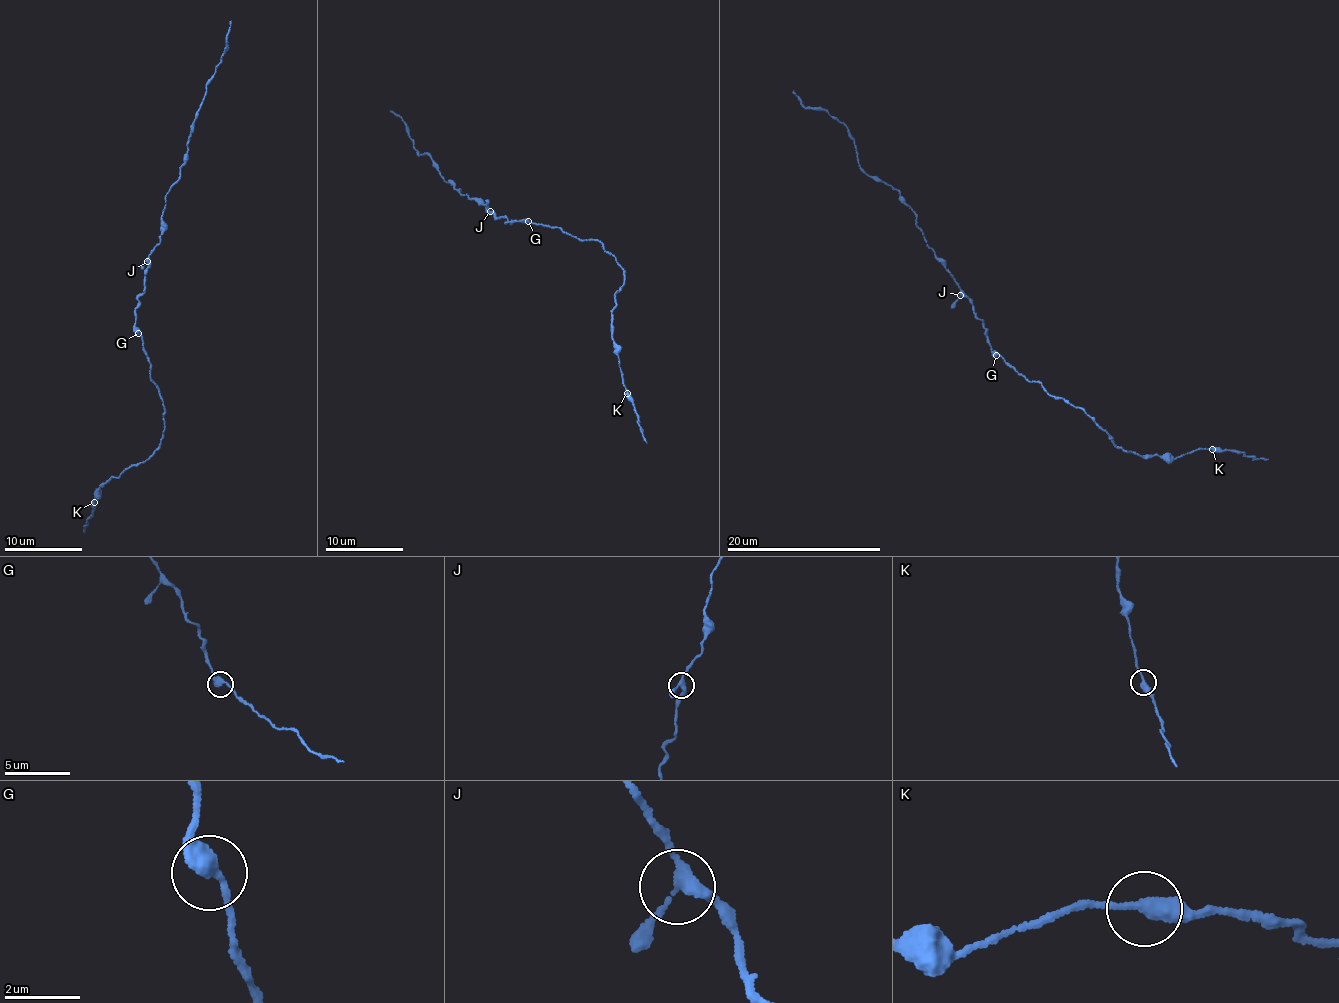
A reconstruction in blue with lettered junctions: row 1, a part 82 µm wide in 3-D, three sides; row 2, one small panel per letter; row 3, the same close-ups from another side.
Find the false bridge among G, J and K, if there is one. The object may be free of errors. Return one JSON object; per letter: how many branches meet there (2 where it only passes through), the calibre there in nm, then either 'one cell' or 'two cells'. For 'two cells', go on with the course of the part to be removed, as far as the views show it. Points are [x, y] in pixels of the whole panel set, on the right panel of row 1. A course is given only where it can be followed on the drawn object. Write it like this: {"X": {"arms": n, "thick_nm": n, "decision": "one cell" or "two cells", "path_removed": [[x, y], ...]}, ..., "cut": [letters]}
{"G": {"arms": 2, "thick_nm": 380, "decision": "one cell"}, "J": {"arms": 3, "thick_nm": 260, "decision": "one cell"}, "K": {"arms": 2, "thick_nm": 360, "decision": "two cells", "path_removed": [[1212, 449], [1268, 460]]}, "cut": ["K"]}

